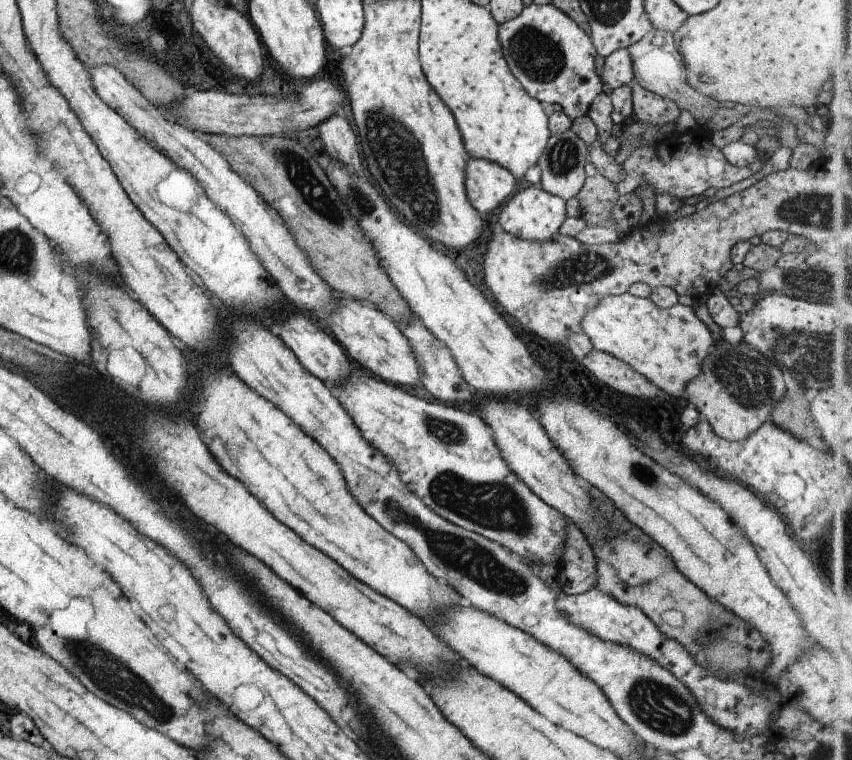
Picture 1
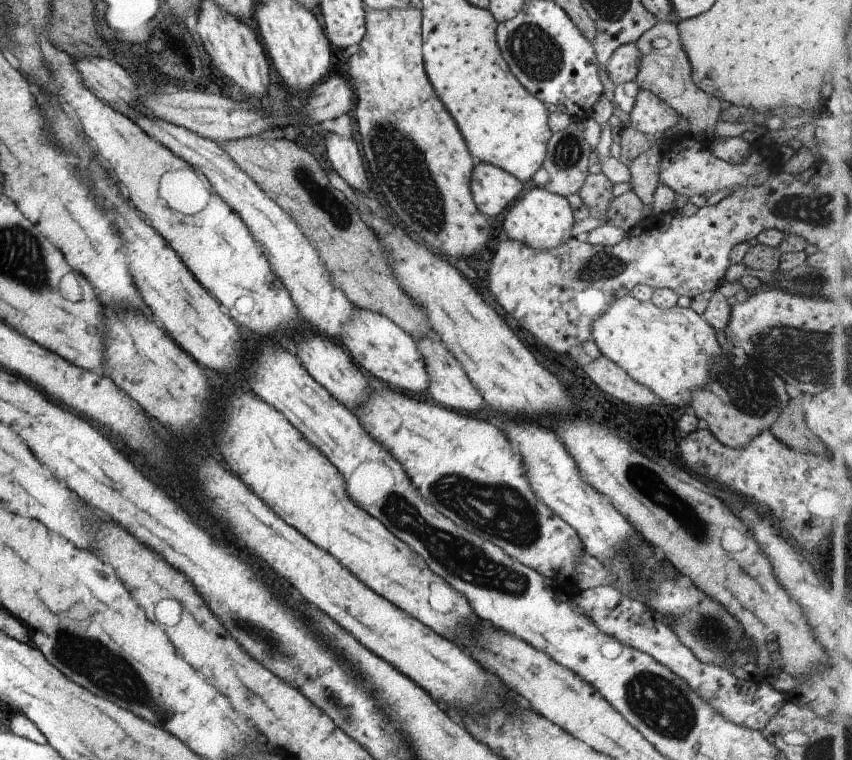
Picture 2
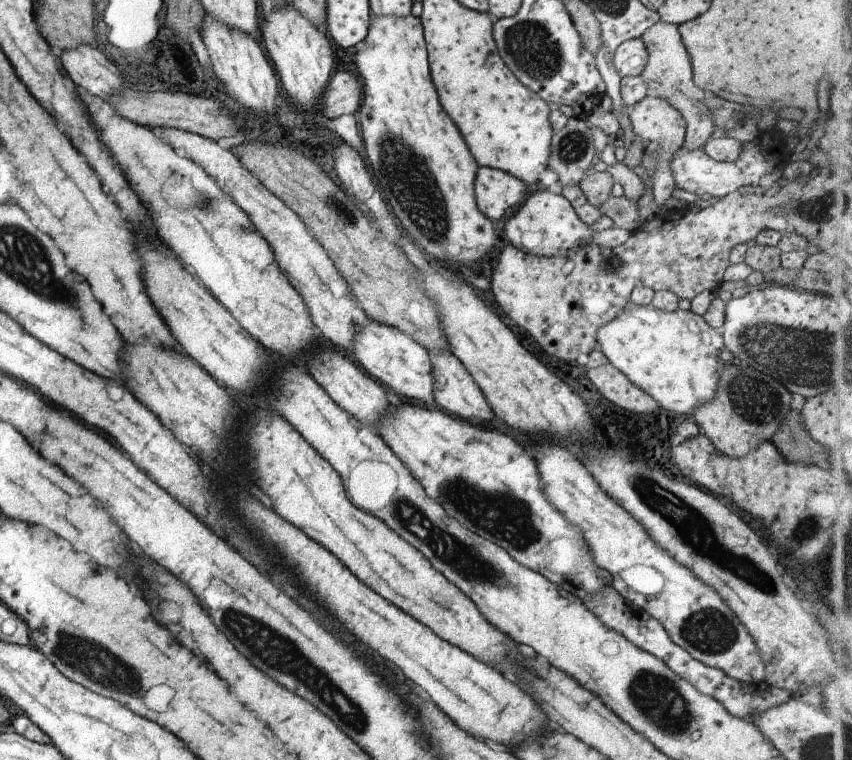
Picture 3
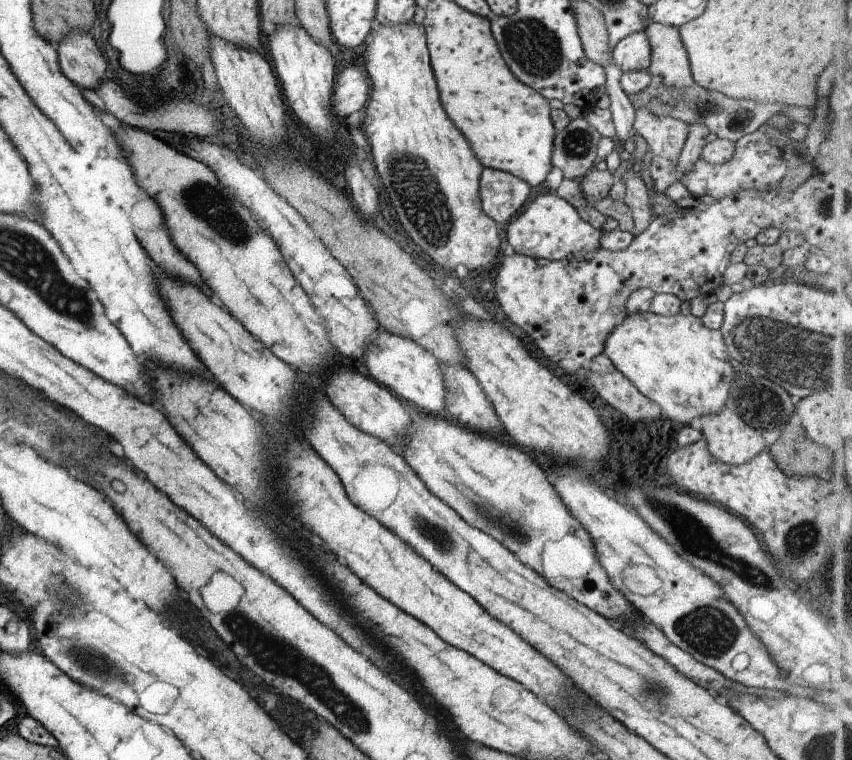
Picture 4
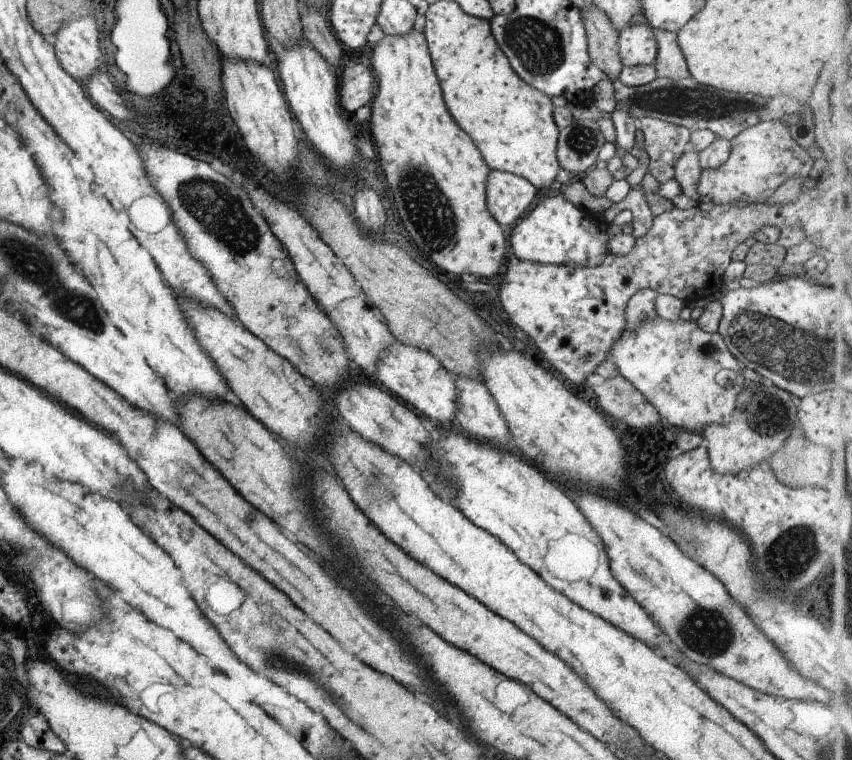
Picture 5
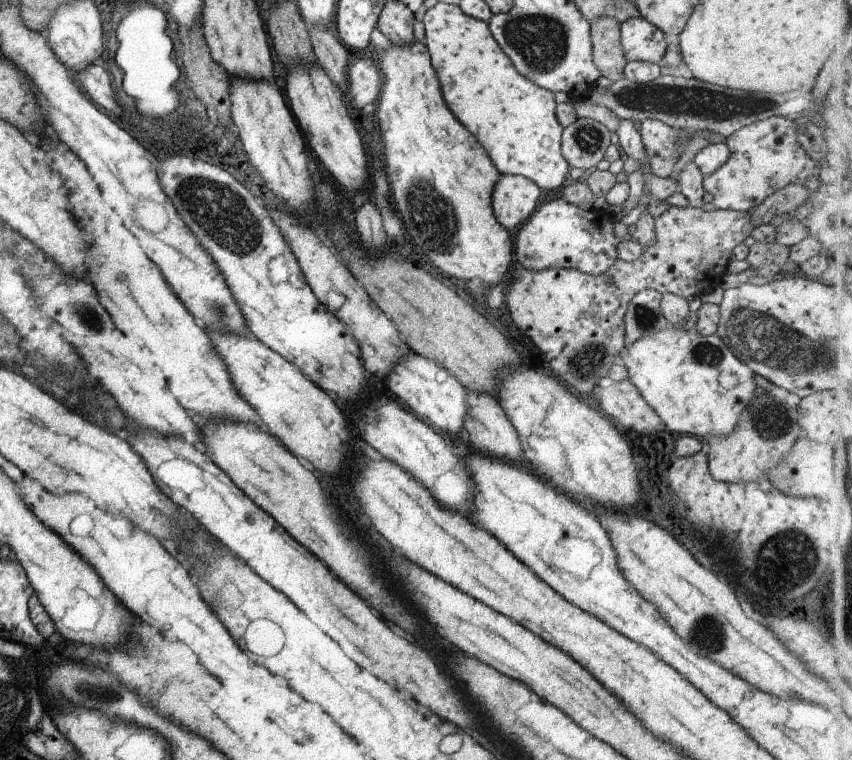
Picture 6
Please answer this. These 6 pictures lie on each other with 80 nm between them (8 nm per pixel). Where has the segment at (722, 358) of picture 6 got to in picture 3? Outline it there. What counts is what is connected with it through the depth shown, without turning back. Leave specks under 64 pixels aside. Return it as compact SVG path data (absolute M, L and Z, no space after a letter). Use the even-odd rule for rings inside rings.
M628 301L619 315L603 324L597 332L597 344L620 372L623 372L630 382L647 392L664 410L692 417L695 406L715 399L717 395L719 372L723 369L724 362L719 354L722 348L723 336L720 330L711 327L704 317L689 310L680 308L674 312L664 312L659 308L649 305L639 305Z

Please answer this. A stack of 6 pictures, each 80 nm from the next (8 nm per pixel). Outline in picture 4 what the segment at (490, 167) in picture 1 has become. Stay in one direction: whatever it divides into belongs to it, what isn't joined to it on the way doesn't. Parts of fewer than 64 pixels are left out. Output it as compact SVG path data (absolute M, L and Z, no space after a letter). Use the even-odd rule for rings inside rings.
M484 167L479 193L484 214L498 224L506 224L524 208L530 196L530 185L509 172Z

